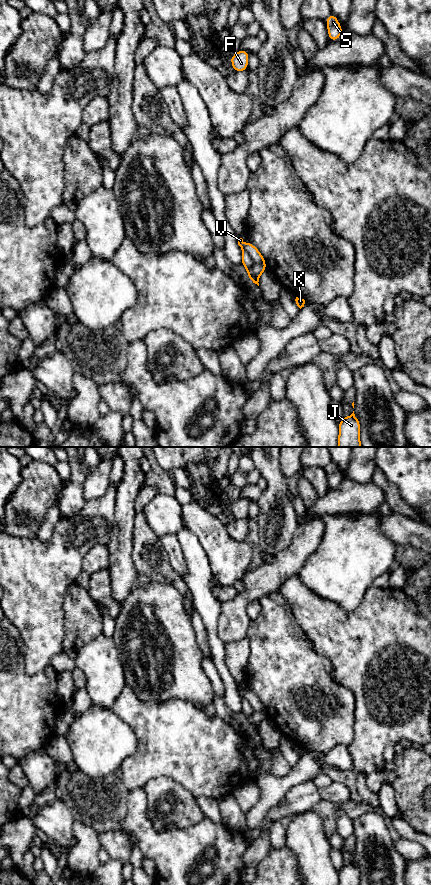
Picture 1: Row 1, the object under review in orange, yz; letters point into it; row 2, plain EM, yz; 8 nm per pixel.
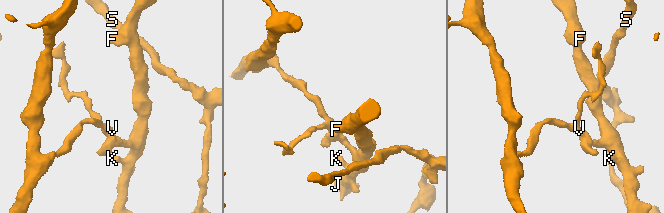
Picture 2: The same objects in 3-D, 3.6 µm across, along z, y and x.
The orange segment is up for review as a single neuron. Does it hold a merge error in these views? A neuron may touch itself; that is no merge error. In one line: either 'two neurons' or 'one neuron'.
two neurons

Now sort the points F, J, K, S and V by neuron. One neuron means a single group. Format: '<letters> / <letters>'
F J K / S V

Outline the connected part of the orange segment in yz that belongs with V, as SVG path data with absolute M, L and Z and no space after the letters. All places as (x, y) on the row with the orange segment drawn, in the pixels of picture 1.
M238 238L238 245L242 250L245 250L253 260L253 267L247 269L247 274L251 282L259 286L260 275L267 270L266 261L260 251L252 243L244 243L242 238Z

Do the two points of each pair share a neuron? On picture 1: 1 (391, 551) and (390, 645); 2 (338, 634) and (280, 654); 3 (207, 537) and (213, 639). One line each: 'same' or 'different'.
1: different
2: different
3: different

